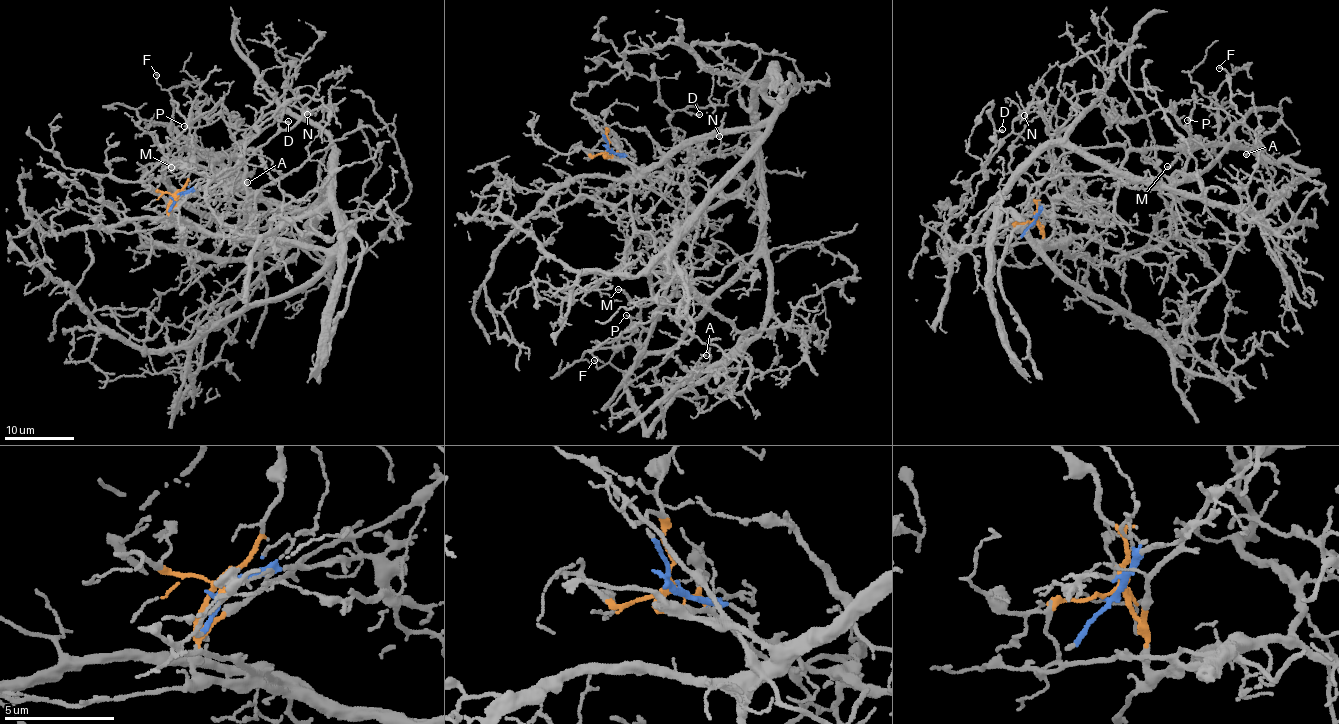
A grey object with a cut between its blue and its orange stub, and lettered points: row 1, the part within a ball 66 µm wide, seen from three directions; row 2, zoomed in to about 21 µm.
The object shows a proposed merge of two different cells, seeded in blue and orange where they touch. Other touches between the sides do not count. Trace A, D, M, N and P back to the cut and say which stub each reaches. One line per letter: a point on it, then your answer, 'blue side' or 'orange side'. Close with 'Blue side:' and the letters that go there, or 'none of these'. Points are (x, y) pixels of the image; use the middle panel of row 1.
A: (706, 355) | blue side
D: (699, 114) | orange side
M: (618, 289) | blue side
N: (719, 136) | orange side
P: (626, 315) | blue side
Blue side: A, M, P

